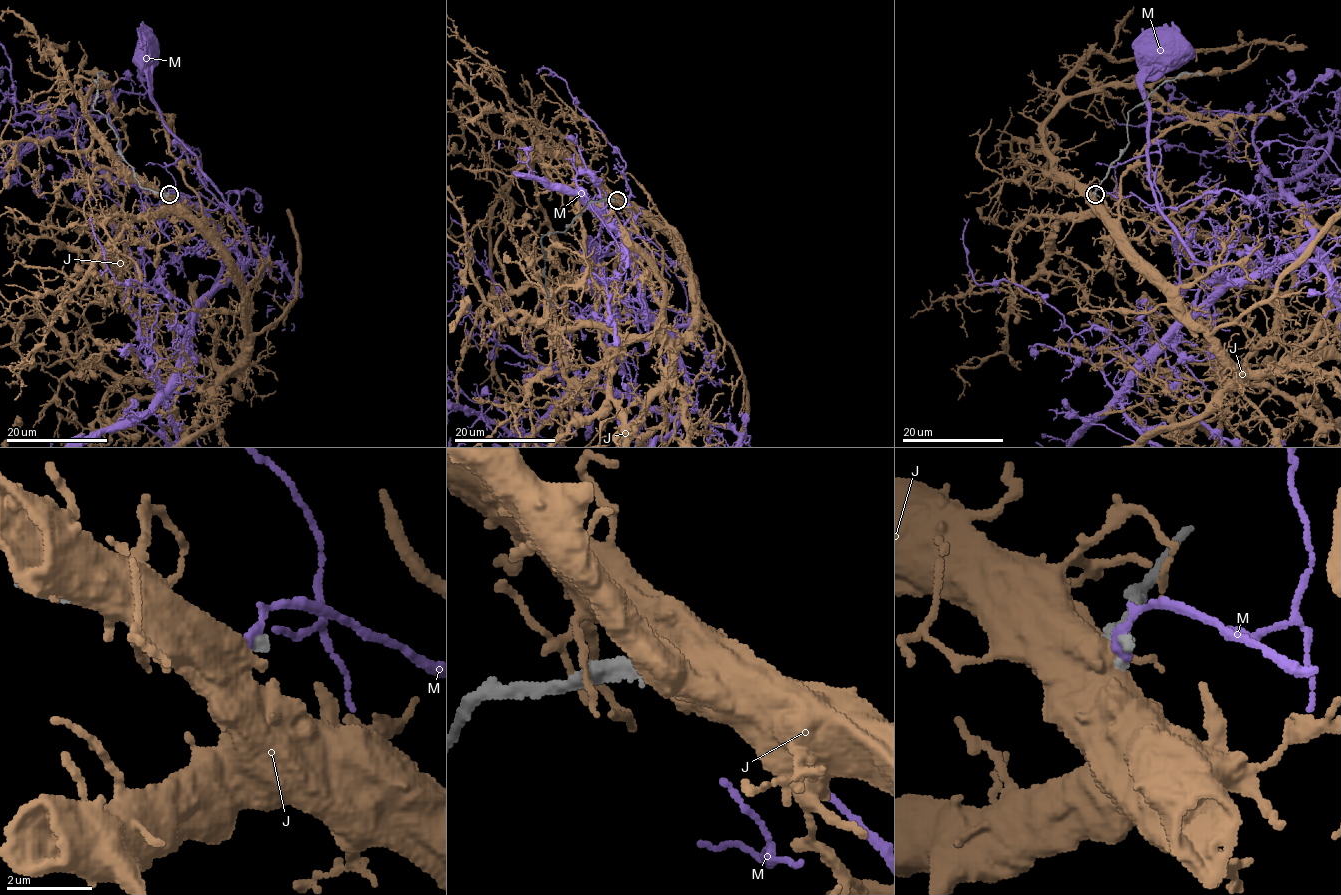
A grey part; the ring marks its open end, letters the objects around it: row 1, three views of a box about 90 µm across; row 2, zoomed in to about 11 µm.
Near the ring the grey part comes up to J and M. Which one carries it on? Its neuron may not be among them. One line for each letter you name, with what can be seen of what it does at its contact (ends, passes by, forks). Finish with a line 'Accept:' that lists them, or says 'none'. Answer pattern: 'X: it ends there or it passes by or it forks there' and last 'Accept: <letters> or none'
Accept: none

